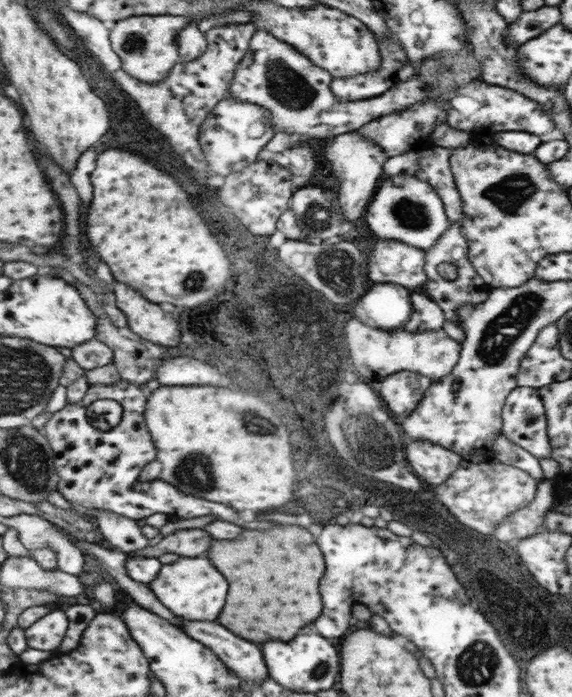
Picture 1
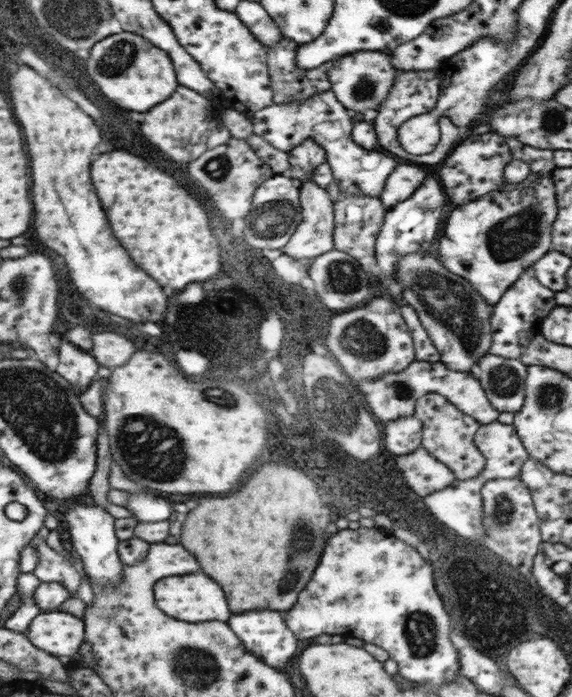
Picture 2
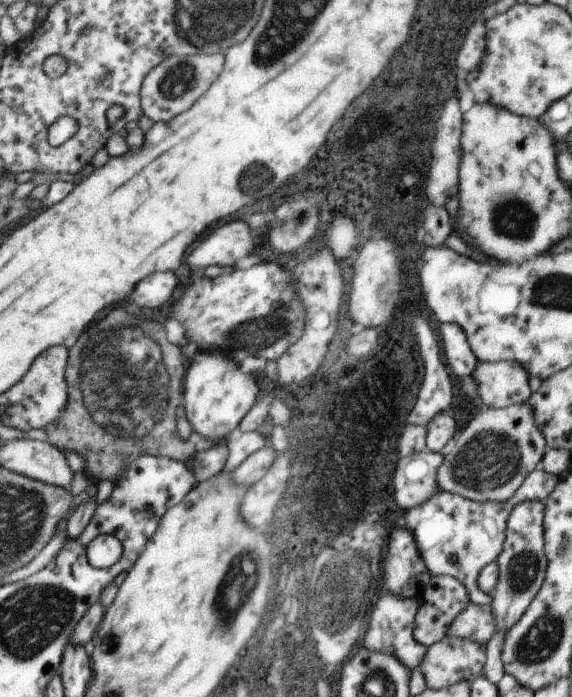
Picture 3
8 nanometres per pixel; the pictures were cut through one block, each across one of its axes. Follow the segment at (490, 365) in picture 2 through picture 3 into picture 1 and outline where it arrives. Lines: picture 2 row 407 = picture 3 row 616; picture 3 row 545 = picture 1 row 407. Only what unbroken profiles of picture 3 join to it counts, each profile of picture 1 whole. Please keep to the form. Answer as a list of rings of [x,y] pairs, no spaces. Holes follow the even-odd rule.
[[[513,388],[501,412],[501,422],[501,434],[507,442],[537,460],[551,460],[545,408],[535,388]]]

